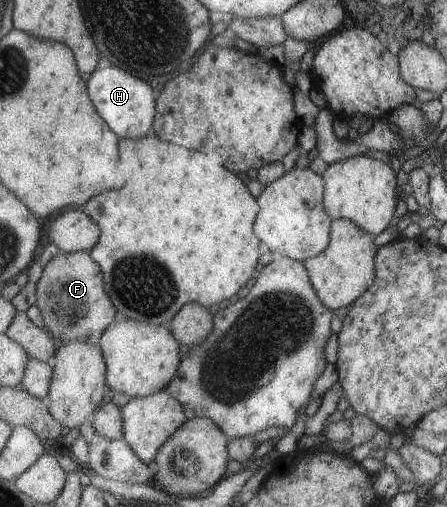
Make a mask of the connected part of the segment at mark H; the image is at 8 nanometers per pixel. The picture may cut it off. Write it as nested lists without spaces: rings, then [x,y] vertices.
[[[115,66],[109,68],[97,68],[89,80],[87,80],[87,92],[89,98],[99,112],[99,116],[105,120],[105,124],[120,138],[139,139],[152,134],[154,118],[155,98],[149,84],[143,80],[131,76],[129,72],[123,72]]]

